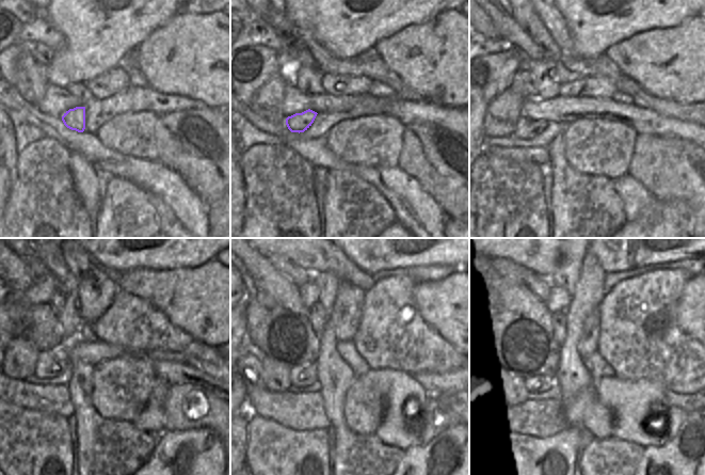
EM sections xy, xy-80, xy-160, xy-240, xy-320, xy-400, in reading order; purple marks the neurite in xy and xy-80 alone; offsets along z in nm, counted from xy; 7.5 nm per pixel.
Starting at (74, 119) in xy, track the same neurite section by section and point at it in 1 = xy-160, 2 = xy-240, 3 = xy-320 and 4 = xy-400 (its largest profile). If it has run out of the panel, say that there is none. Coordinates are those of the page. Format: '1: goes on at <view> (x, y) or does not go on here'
1: goes on at xy-160 (525, 127)
2: goes on at xy-240 (50, 363)
3: goes on at xy-320 (302, 379)
4: goes on at xy-400 (540, 383)

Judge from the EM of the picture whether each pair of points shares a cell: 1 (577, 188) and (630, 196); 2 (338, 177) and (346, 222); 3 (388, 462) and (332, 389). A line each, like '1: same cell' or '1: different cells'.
1: different cells
2: same cell
3: same cell

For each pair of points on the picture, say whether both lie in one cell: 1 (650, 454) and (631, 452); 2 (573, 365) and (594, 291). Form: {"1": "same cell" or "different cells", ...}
{"1": "different cells", "2": "same cell"}

